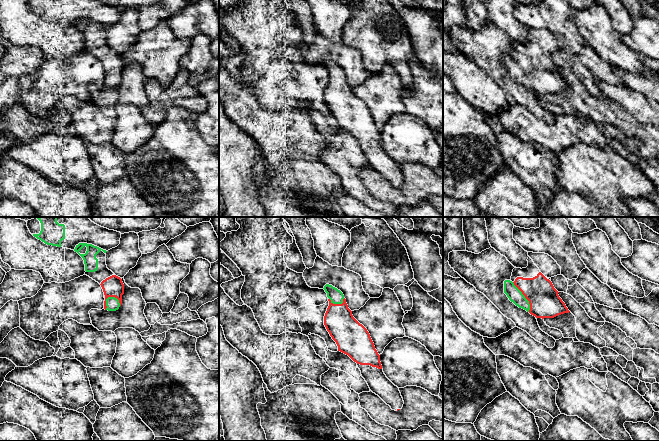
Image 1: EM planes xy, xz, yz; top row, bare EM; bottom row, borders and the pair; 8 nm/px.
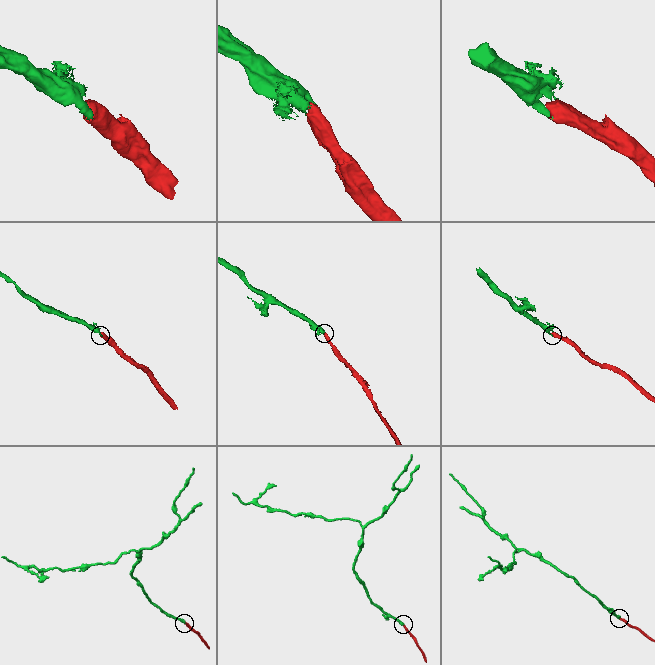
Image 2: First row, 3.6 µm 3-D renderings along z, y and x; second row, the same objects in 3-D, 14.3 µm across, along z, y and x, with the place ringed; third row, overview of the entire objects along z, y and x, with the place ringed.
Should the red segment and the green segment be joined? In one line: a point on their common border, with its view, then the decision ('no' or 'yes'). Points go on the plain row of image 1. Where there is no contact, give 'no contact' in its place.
yz (525, 73) | yes

